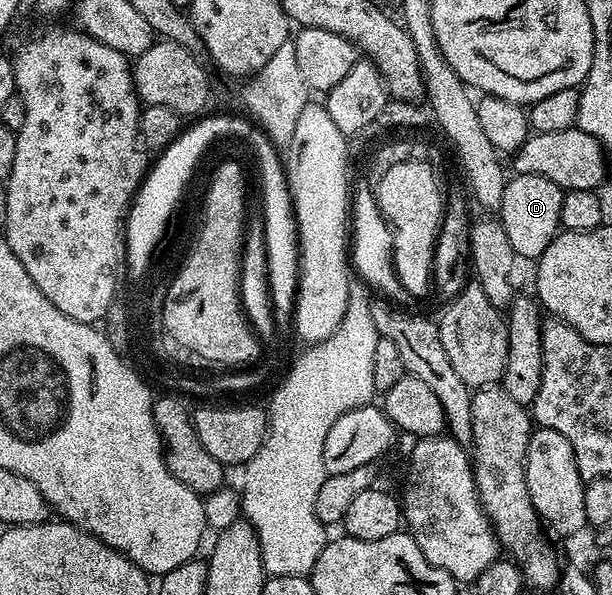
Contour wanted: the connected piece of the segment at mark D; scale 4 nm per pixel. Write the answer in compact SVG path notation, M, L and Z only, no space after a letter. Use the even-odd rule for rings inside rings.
M513 174L503 188L503 200L499 211L499 221L511 248L518 259L536 260L548 248L562 229L561 209L565 191L559 184L547 180L547 176L538 174Z

